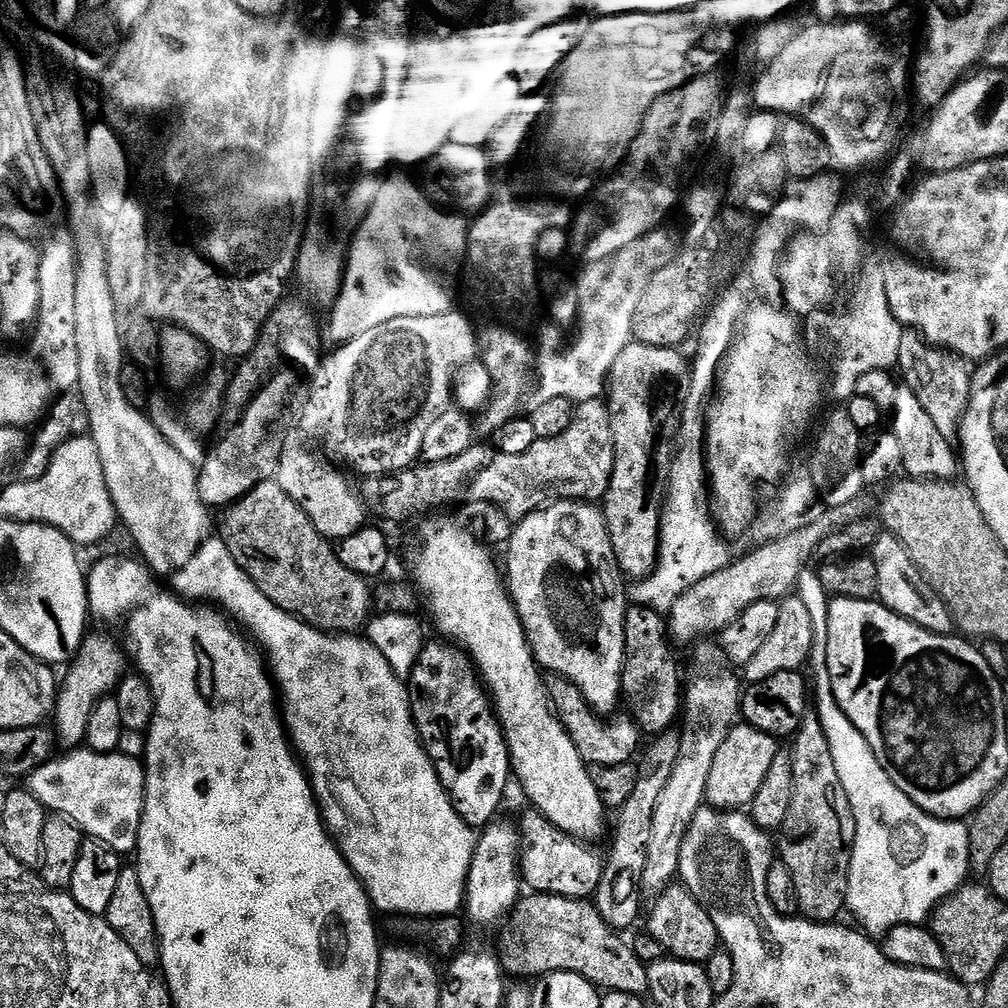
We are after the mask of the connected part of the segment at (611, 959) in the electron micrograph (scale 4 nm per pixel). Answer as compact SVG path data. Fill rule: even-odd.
M531 893L517 901L509 920L510 930L519 942L519 948L508 956L511 977L536 978L552 972L568 972L606 992L622 992L637 998L647 995L649 978L645 963L615 950L618 944L612 936L613 929L607 926L589 899Z

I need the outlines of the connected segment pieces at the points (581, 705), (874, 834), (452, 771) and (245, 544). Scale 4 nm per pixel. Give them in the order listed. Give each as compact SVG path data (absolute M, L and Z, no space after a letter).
M556 682L550 688L550 700L558 713L558 719L564 725L564 731L572 740L572 747L578 750L581 760L588 766L618 767L633 759L636 747L640 744L642 733L631 719L612 720L616 718L601 718L589 708L583 696L575 687L567 682Z
M884 773L884 782L876 783L878 789L878 813L870 806L856 818L856 834L852 844L852 854L848 857L846 871L848 882L845 888L845 907L870 934L882 938L898 926L920 926L930 917L930 911L953 896L972 872L971 867L971 829L962 820L939 820L921 810L907 798L902 790L893 784Z
M488 703L482 710L474 710L470 716L464 712L456 712L452 716L446 714L438 724L420 716L414 721L414 728L426 745L428 758L436 769L436 779L448 793L456 815L469 829L480 830L493 823L495 816L492 815L499 810L504 791L508 788L508 776L510 780L508 741L493 707Z
M275 479L257 484L236 503L229 504L223 514L224 521L221 524L219 521L218 535L224 540L235 563L240 568L248 568L244 569L248 579L256 585L265 600L321 633L344 634L340 632L355 630L356 607L363 602L363 594L344 581L346 573L338 562L333 545L320 535L309 516L284 493Z

